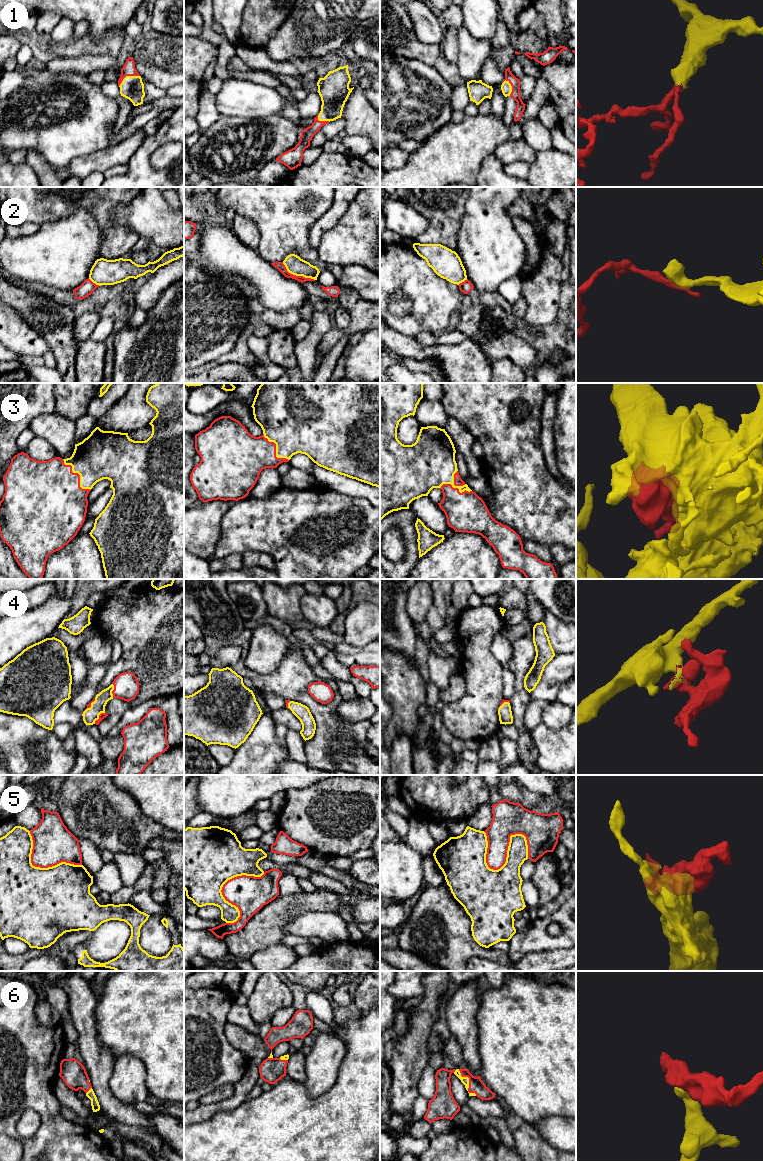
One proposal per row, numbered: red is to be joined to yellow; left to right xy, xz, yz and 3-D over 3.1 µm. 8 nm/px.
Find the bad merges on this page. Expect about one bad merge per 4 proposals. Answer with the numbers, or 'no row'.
2, 5

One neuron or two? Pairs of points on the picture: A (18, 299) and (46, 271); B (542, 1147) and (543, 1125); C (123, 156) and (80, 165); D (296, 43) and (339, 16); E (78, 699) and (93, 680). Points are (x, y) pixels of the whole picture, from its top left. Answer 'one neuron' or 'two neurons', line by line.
A: two neurons
B: two neurons
C: one neuron
D: one neuron
E: one neuron

